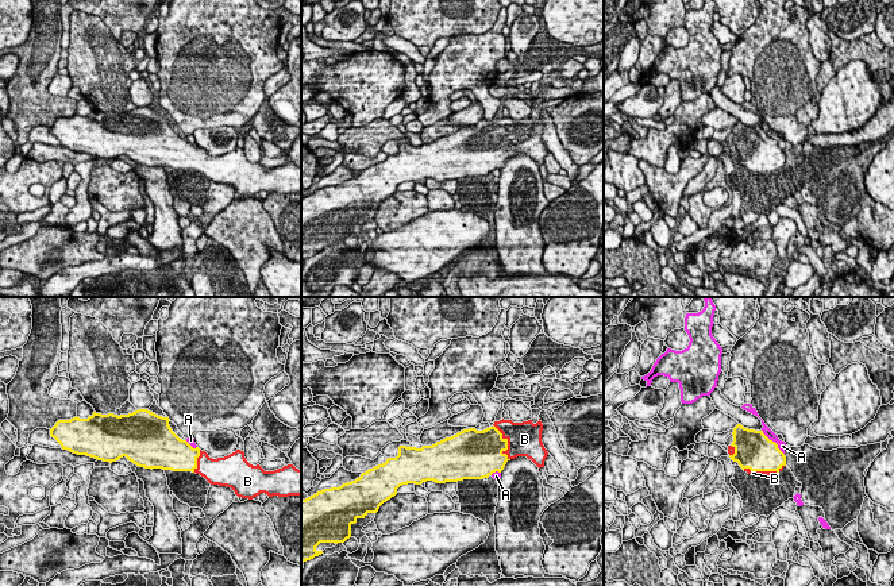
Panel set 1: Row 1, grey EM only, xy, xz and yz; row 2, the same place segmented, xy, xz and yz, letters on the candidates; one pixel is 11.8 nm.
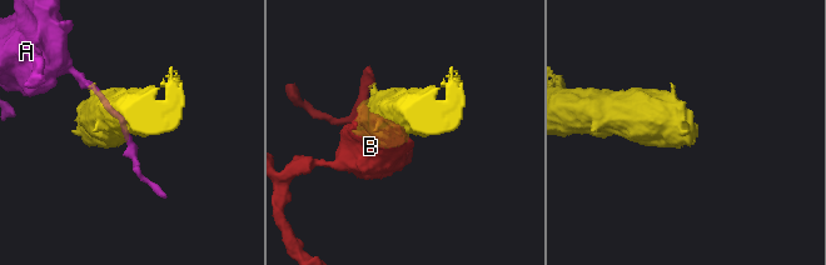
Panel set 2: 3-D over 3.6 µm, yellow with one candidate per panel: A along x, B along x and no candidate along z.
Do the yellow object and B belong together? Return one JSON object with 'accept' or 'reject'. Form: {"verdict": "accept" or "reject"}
{"verdict": "accept"}

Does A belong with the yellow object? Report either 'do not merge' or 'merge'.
do not merge

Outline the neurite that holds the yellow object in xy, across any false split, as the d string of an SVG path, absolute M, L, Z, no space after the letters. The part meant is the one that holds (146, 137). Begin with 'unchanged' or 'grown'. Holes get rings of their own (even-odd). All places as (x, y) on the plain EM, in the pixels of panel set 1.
grown | M147 107L120 113L93 109L88 116L58 117L50 134L62 147L103 159L112 161L126 154L144 166L192 169L211 182L231 185L242 196L253 197L261 190L269 194L301 193L301 167L293 162L265 169L259 162L250 162L240 147L212 157L180 136L169 119L169 115Z

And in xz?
grown | M502 116L483 128L463 127L432 143L421 146L400 143L396 155L388 155L385 161L369 166L355 178L339 185L324 186L301 197L301 259L311 258L321 252L325 246L332 246L350 235L355 235L361 242L361 236L366 232L362 227L374 219L379 204L394 194L402 182L421 182L427 178L446 181L482 177L496 169L501 170L506 159L517 154L527 154L539 166L544 165L548 150L542 139L542 128L540 116L536 122L532 117L513 120Z

